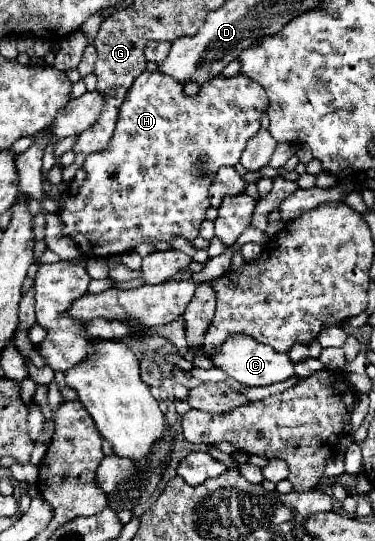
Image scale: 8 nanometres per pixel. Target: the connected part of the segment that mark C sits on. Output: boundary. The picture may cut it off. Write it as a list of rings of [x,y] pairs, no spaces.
[[[248,336],[222,344],[212,356],[212,364],[216,368],[222,368],[230,378],[238,380],[244,386],[270,386],[274,382],[282,382],[294,376],[294,364],[288,354],[280,354],[266,344],[250,340]]]

